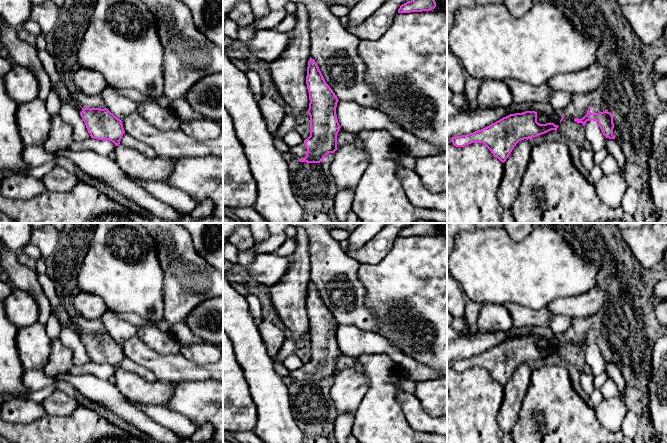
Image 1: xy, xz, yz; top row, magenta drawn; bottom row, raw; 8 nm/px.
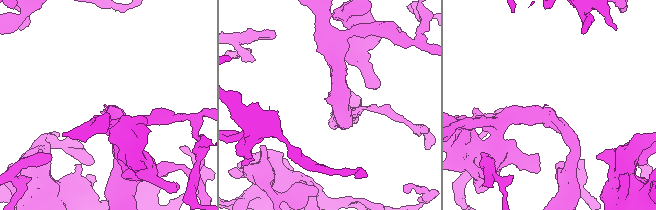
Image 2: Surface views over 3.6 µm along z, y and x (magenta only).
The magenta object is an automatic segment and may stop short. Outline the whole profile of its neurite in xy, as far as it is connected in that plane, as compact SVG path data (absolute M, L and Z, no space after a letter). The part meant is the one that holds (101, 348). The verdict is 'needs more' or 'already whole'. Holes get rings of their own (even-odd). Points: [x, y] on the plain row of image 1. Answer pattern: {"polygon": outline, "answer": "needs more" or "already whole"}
{"polygon": "M62 306L55 310L55 315L60 325L73 329L80 337L91 362L106 363L116 370L120 368L120 364L125 357L122 345L107 332L82 332L72 320L71 315Z", "answer": "needs more"}

